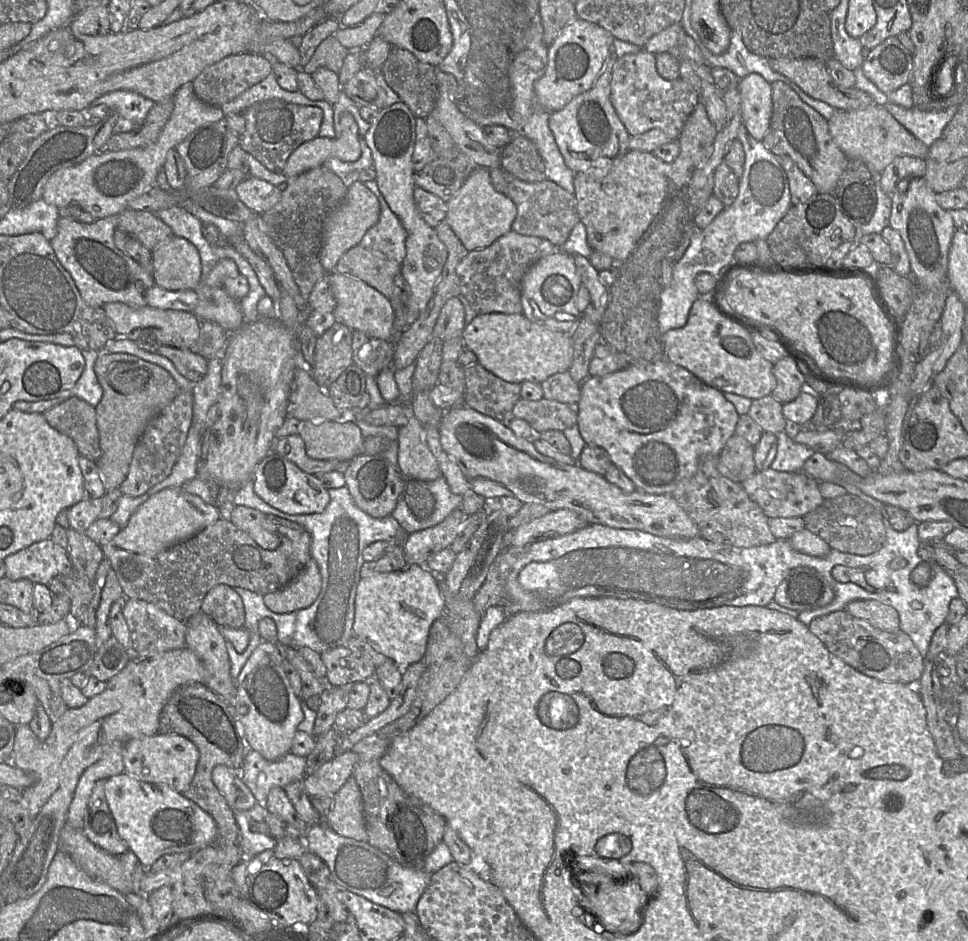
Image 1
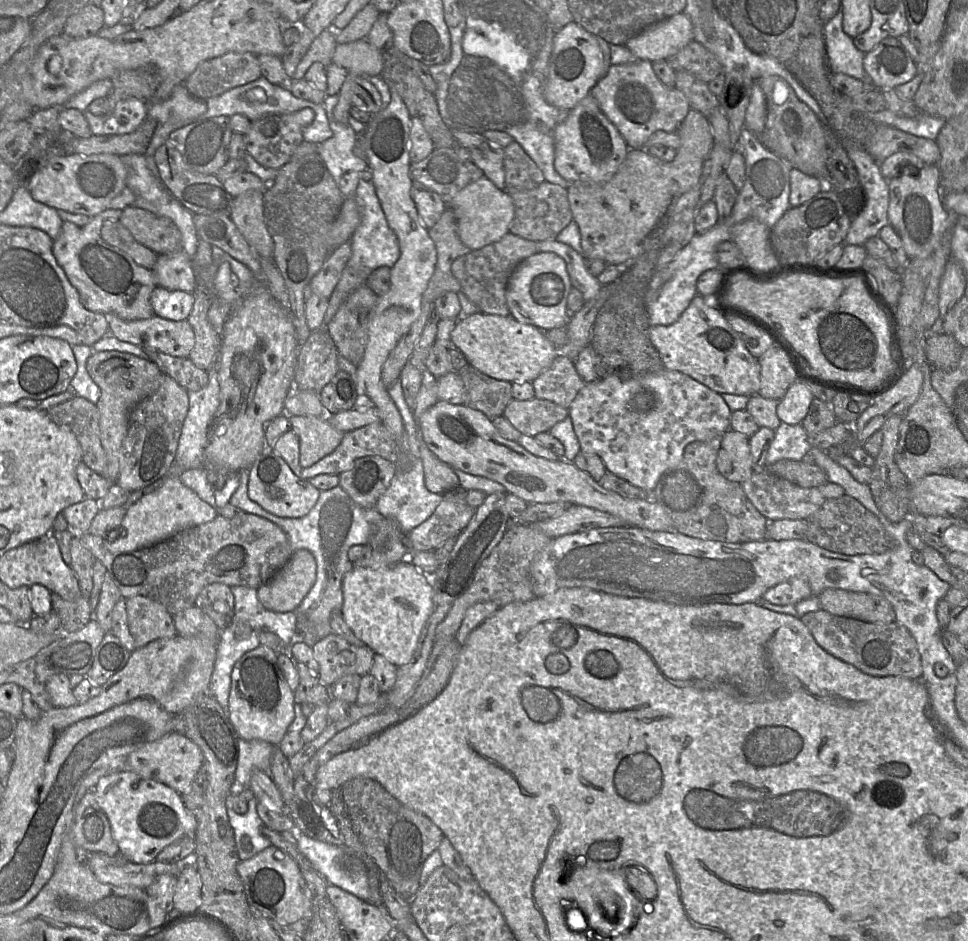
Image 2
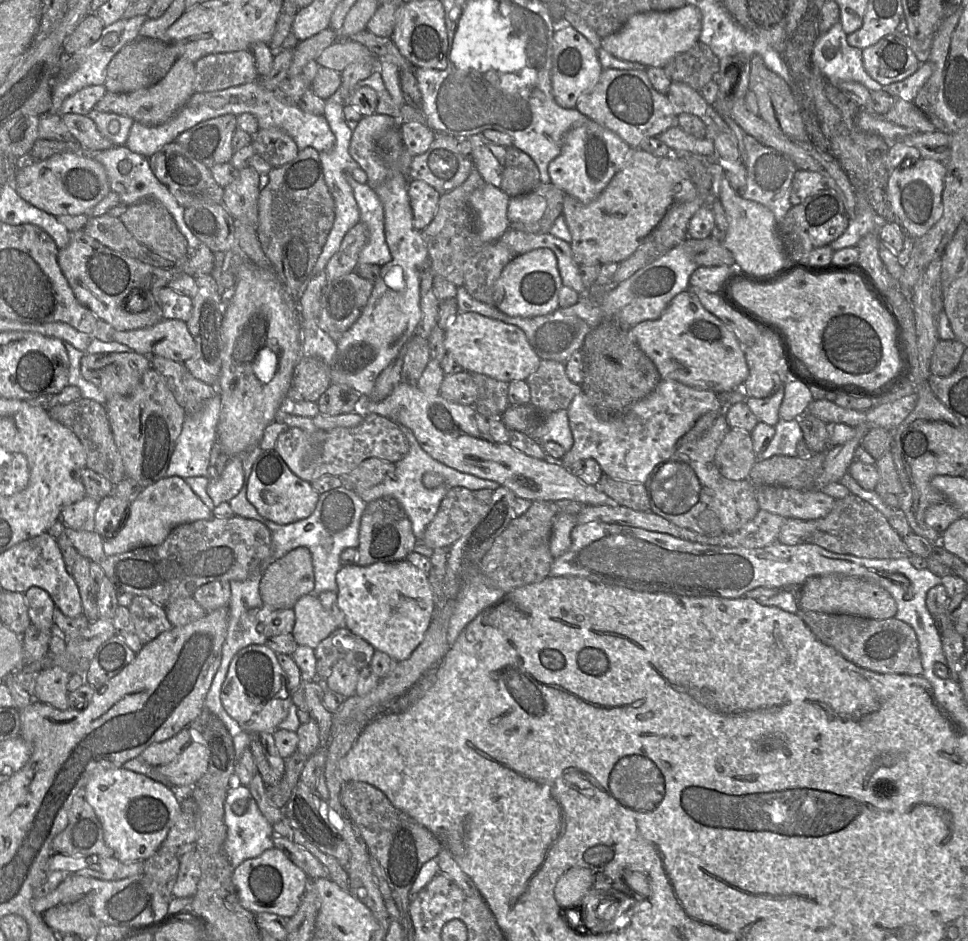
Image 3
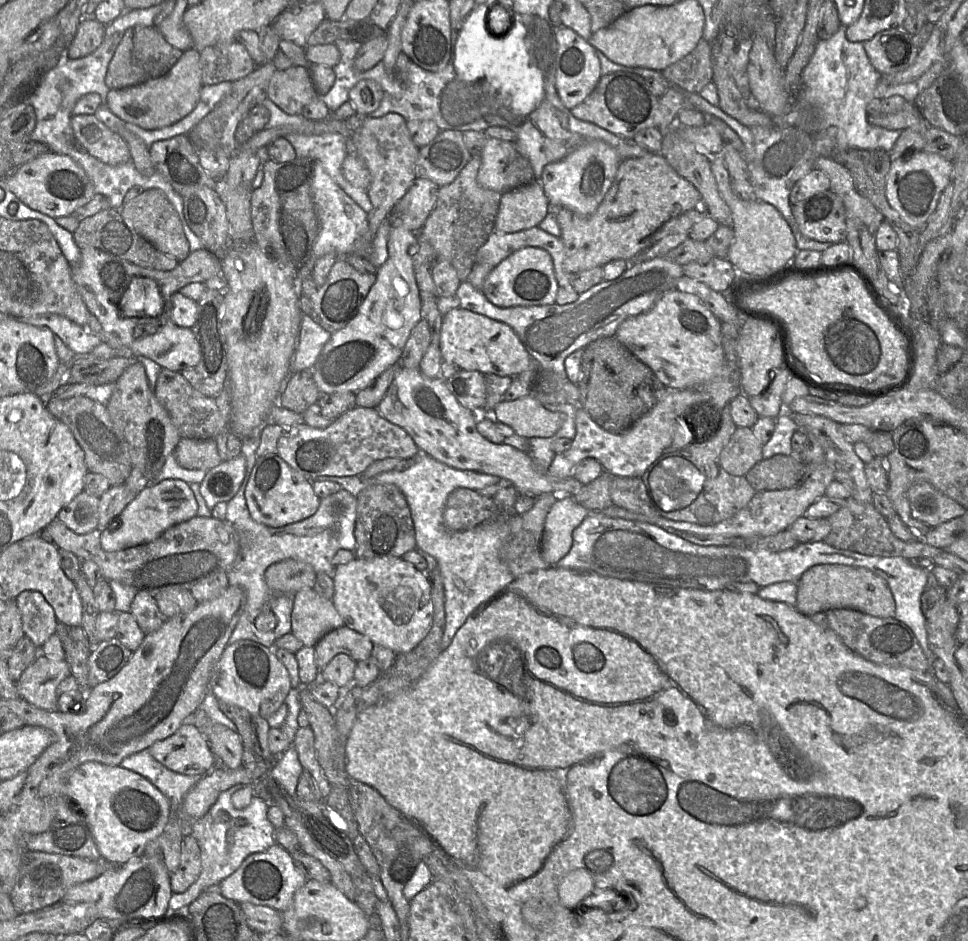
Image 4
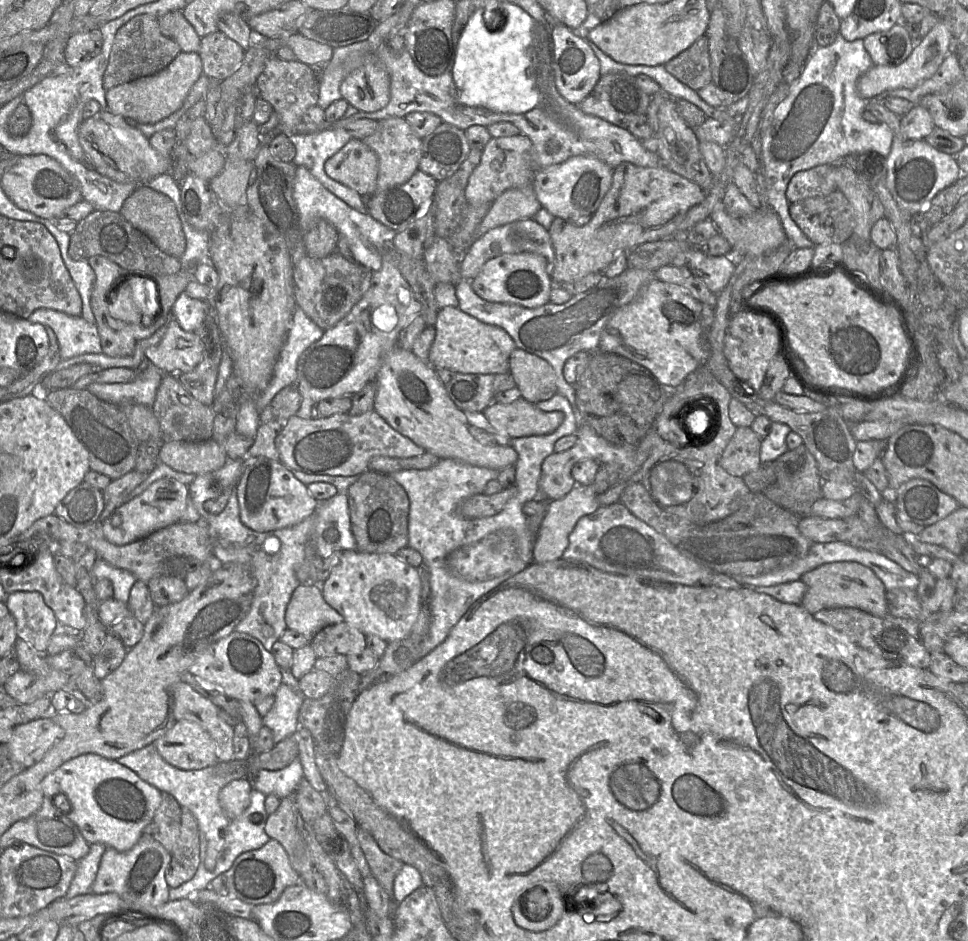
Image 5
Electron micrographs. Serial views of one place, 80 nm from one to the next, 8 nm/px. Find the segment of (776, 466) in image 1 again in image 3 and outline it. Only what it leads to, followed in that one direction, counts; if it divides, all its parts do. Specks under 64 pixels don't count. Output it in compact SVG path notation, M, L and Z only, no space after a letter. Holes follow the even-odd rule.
M782 420L775 425L775 434L768 447L757 455L757 461L769 459L776 455L797 456L796 445L803 439L800 420Z

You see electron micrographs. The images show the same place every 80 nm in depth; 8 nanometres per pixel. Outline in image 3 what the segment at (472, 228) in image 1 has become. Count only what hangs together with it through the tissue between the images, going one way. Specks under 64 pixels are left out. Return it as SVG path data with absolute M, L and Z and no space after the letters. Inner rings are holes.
M488 183L475 189L469 196L476 230L485 244L498 240L509 229L510 223L507 218L509 200L510 196Z

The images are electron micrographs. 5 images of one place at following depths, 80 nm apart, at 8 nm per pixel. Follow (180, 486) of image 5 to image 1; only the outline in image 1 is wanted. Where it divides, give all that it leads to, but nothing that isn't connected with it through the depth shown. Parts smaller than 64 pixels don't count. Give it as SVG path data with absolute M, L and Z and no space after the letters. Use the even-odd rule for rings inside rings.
M182 487L166 488L150 496L130 517L125 528L110 541L110 545L137 554L155 555L178 543L186 541L213 525L221 518L219 508L208 504L199 496L189 494Z

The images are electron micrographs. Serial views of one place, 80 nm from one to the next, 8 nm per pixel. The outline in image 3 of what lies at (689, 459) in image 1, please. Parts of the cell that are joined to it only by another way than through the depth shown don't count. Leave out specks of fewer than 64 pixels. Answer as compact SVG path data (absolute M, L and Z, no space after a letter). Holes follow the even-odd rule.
M661 380L656 389L645 398L635 402L623 414L600 414L589 398L581 391L567 409L569 425L573 435L573 446L565 452L560 463L569 468L576 462L592 458L596 460L604 475L627 482L643 483L650 473L676 451L679 440L695 425L704 414L724 411L718 394L689 387L674 380Z

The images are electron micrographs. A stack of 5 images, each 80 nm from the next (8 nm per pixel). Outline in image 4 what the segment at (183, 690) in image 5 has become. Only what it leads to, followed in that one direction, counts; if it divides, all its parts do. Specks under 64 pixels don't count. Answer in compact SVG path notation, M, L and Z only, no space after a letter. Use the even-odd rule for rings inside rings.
M201 708L186 723L192 723L198 728L220 764L228 768L238 768L243 764L244 745L237 731L213 721Z

